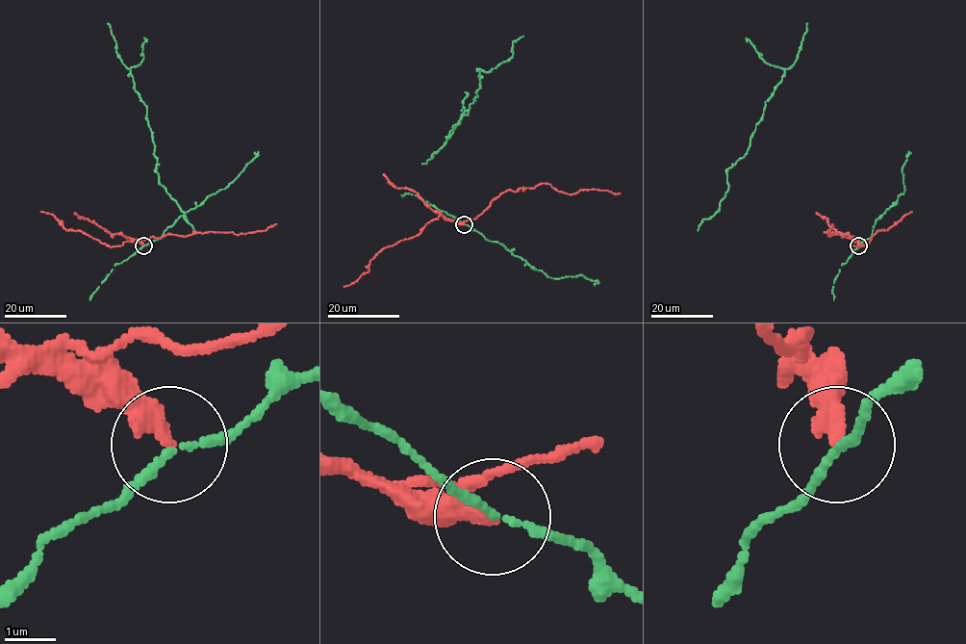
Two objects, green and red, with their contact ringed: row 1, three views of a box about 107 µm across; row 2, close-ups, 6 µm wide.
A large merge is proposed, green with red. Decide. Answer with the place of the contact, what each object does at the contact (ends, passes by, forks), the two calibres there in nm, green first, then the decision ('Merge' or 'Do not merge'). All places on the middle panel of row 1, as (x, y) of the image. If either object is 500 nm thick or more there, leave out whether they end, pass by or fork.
Place: (464, 224). At the ring green passes by. At the ring red ends. Thickness 140 nm (green) against 380 nm. Do not merge

